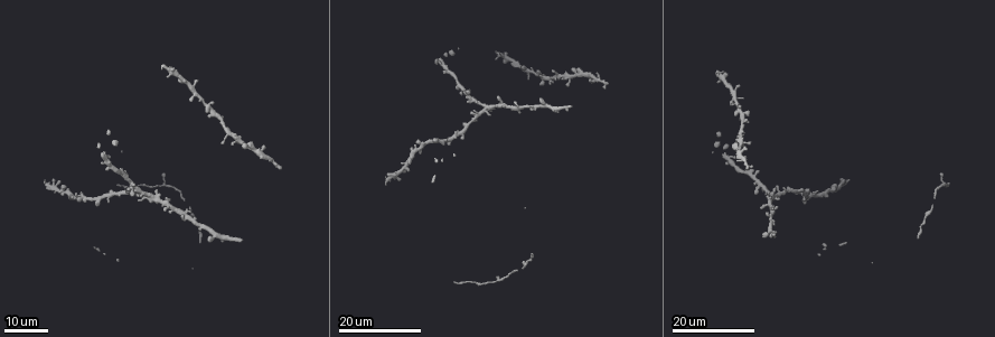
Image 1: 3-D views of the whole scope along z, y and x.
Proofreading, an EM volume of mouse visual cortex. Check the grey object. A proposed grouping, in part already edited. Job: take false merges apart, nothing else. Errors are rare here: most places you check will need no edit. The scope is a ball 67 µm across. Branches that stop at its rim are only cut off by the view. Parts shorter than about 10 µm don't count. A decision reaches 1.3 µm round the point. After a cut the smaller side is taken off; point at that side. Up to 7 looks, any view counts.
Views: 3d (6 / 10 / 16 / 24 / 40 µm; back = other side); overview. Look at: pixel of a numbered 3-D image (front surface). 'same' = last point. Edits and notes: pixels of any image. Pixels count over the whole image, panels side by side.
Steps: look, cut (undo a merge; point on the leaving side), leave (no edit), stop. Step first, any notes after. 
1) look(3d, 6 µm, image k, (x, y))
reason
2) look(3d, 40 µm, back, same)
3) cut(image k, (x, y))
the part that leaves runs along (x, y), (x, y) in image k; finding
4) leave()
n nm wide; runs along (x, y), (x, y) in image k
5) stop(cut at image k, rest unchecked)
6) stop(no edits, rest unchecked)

look(3d, 16 µm, image 1, (502, 278))
thick turns thin

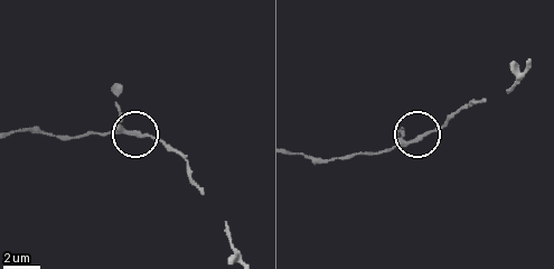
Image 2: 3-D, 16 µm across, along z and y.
look(3d, 6 µm, image 2, (427, 134))
closer look

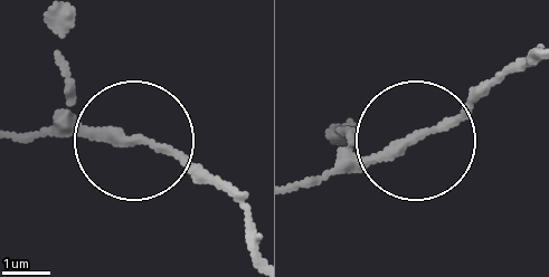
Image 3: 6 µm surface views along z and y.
leave()
continuous, no second cell

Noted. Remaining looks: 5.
look(3d, 16 µm, image 1, (464, 125))
two arms in line, one across

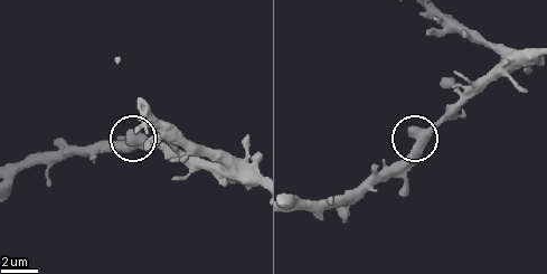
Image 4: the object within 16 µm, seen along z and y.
look(3d, 6 µm, image 4, (418, 144))

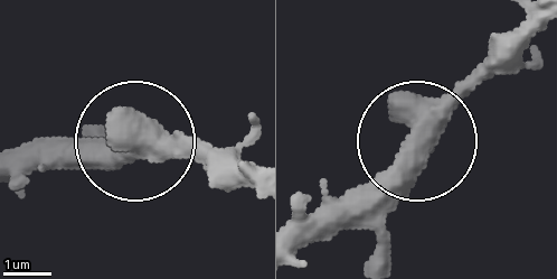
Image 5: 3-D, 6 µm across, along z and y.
leave()
480 nm wide; runs along (140, 149), (220, 149) in image 5; all the same cell

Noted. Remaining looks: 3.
look(3d, 16 µm, image 1, (152, 193))

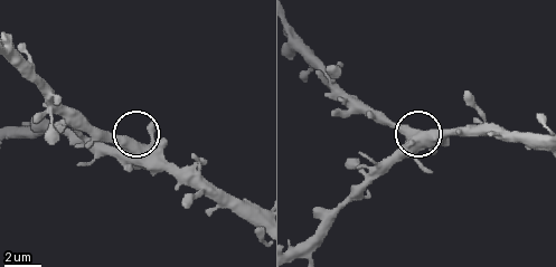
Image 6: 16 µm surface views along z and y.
look(3d, 6 µm, image 6, (134, 144))

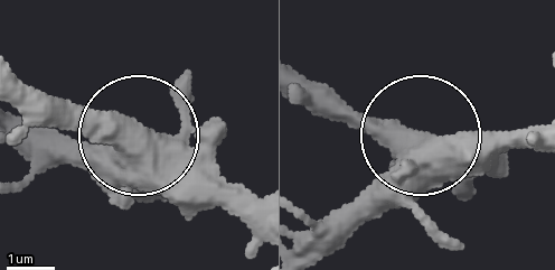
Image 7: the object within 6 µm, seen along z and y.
look(3d, 6 µm, back, image 7, (136, 131))
from behind

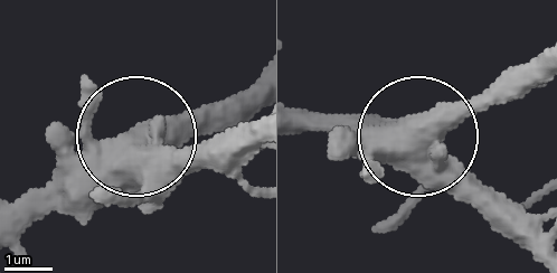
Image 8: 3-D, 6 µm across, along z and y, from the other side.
leave()
side arm 25 µm; continuous, no second cell

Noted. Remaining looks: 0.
stop(no edits, rest unchecked)

